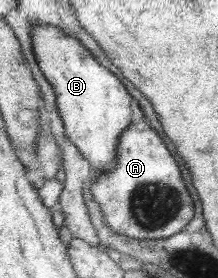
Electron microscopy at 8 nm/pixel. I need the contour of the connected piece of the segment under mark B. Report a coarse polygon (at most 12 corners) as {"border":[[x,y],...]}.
{"border":[[50,23],[31,35],[68,138],[94,171],[132,124],[121,78]]}

